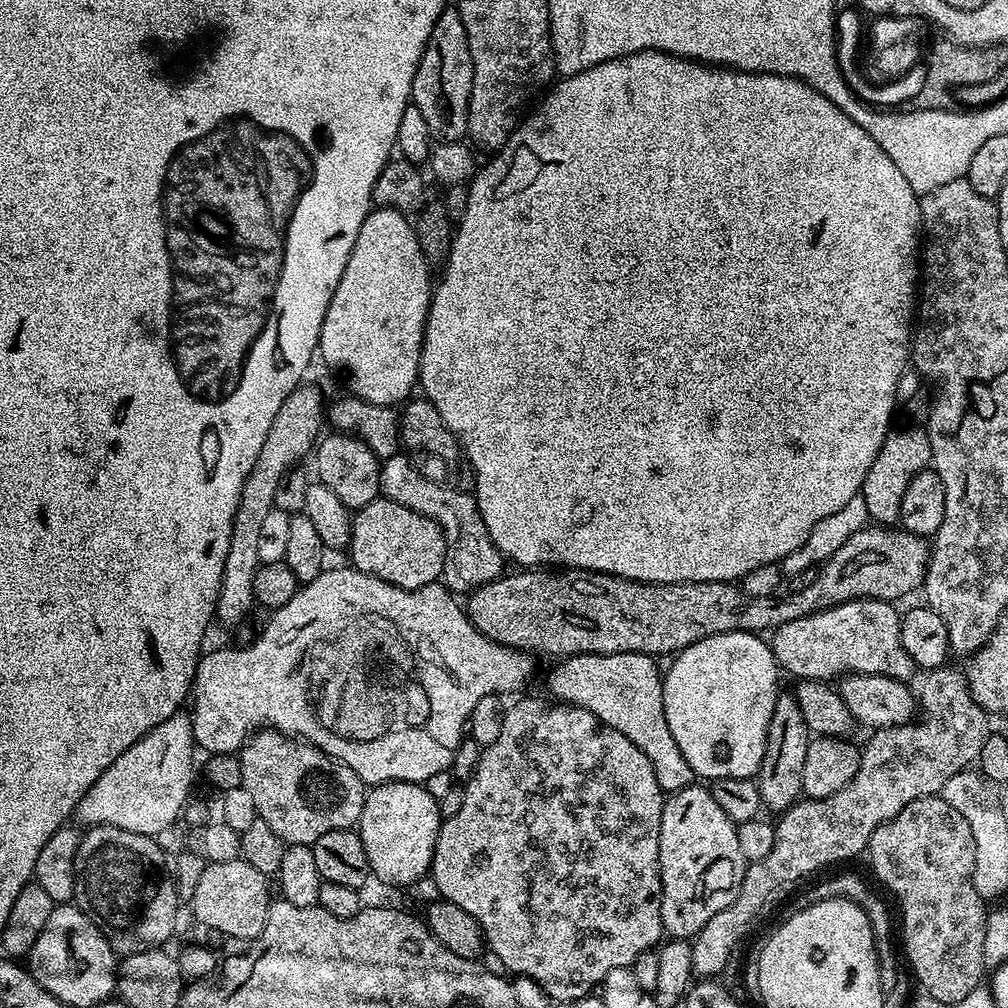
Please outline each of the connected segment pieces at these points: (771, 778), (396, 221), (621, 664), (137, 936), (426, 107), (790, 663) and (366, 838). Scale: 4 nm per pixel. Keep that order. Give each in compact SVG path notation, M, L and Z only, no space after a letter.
M781 691L774 702L774 714L770 718L766 754L754 777L765 809L773 808L776 814L780 814L801 799L804 790L802 769L806 766L809 739L806 718L802 718L802 710L798 710L798 698L791 691Z
M391 206L373 207L369 211L368 217L362 222L362 230L358 230L358 238L354 242L354 250L350 250L350 262L346 262L346 270L342 270L342 278L330 298L330 306L326 310L326 318L322 322L320 346L318 349L319 359L324 359L334 371L341 372L344 375L344 380L348 383L347 391L353 396L359 396L367 404L399 405L413 395L412 387L414 389L417 387L420 374L420 351L424 345L424 327L428 321L428 306L432 302L434 291L434 280L428 277L428 271L430 271L430 265L424 259L422 250L418 246L418 238L416 237L413 221L405 213L399 212Z
M623 652L622 654L581 654L561 659L548 676L547 695L553 701L573 704L590 710L606 726L614 726L618 734L626 734L654 766L658 786L665 794L680 792L693 787L696 771L682 758L672 742L666 726L664 709L664 677L657 661L645 652Z
M105 824L89 827L80 838L78 854L74 858L74 874L76 875L74 878L74 903L77 908L81 908L83 912L99 926L102 930L102 934L110 942L110 946L121 957L126 957L130 954L138 954L139 952L150 950L151 948L159 948L167 945L167 940L171 938L172 931L176 928L176 911L180 908L181 897L178 895L176 882L173 873L170 871L169 865L168 868L164 865L164 852L156 843L157 841L151 836L130 834L130 830L118 830L118 826L106 826Z
M449 6L442 14L438 14L438 22L434 22L434 30L430 30L430 38L426 42L412 83L411 103L422 113L422 118L426 118L426 126L433 141L445 144L455 140L463 141L468 136L468 107L473 82L474 62L470 58L470 42L466 42L466 26L462 26L462 18L456 7Z
M847 600L841 604L835 604L833 608L823 608L820 612L815 612L809 616L802 618L794 618L794 622L786 622L781 628L775 629L770 636L770 647L777 665L781 669L784 668L790 675L796 676L797 681L801 680L822 680L825 682L835 681L837 678L843 678L849 674L878 674L879 676L892 676L896 680L905 682L911 681L912 672L917 671L915 662L910 658L910 654L906 654L906 650L900 641L900 618L901 613L895 612L893 605L887 600Z
M390 782L377 784L365 795L358 831L362 846L366 846L366 858L370 858L372 876L384 884L412 884L429 875L434 858L434 846L440 833L442 817L440 805L435 795L427 792L424 784Z

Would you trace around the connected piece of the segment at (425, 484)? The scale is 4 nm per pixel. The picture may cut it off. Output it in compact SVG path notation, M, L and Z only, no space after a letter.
M397 454L381 463L380 491L383 499L393 500L418 514L430 517L431 520L437 520L443 528L446 537L446 558L444 559L444 575L442 577L444 587L453 594L467 594L473 588L480 588L483 584L489 584L495 580L505 571L506 561L494 546L494 542L482 522L482 514L476 505L475 495L471 491L459 492L456 488L447 488L446 485L439 484L438 481L431 480L428 476L423 476L407 458L409 459L407 455Z

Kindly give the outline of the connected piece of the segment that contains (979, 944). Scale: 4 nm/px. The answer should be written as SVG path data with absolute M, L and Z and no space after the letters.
M940 795L927 796L926 798L918 798L914 802L910 802L910 806L902 806L902 810L898 810L898 814L894 814L894 818L890 818L882 826L878 826L874 830L874 834L870 838L866 849L866 857L872 863L872 872L896 895L896 900L900 903L900 916L904 919L904 948L902 944L902 956L912 967L912 972L916 975L918 983L924 987L924 992L932 1000L937 1000L940 1004L948 1004L955 1006L958 1002L962 1002L962 998L966 998L966 994L970 994L970 990L981 987L984 976L984 968L986 969L986 926L990 915L989 905L983 896L978 894L978 890L974 886L974 834L970 830L970 822L966 818L962 818L962 814L958 814L958 810L954 810L954 806L950 806L950 802L946 802Z

